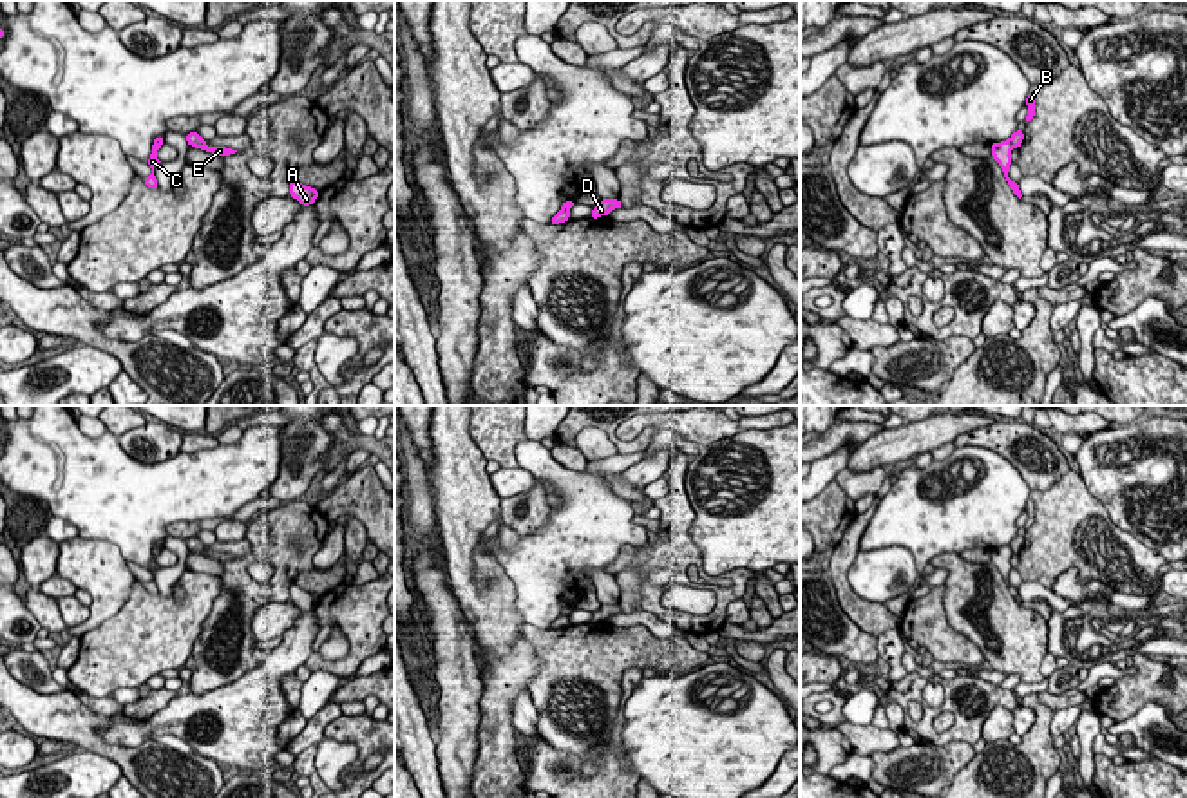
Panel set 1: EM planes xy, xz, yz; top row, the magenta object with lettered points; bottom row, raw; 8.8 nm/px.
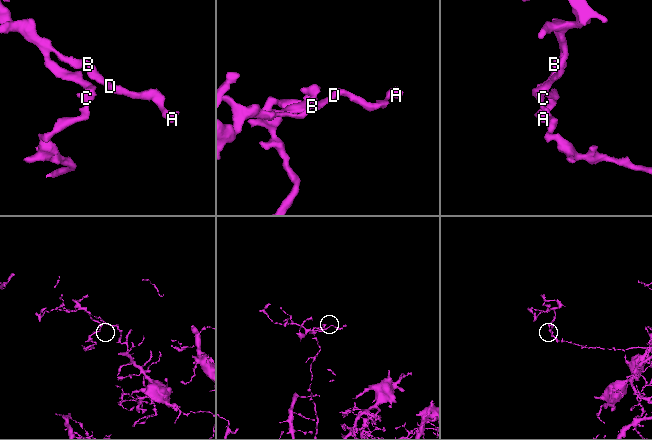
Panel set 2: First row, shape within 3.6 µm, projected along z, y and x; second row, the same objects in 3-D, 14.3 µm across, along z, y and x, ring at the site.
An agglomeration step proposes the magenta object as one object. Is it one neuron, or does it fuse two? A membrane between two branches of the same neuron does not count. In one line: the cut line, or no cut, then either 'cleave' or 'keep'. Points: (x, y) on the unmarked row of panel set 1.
cut xy (154, 545), (161, 547); cleave

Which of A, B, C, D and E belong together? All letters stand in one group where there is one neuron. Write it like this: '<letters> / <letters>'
A B D E / C

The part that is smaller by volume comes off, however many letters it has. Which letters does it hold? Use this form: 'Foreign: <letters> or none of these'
Foreign: A, B, D, E

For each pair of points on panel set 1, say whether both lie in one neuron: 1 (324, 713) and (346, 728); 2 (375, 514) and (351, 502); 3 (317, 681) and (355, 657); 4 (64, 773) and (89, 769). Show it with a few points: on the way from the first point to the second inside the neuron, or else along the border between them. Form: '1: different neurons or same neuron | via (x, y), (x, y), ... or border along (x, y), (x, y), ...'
1: different neurons | border along (328, 721), (324, 733), (351, 742), (359, 753)
2: same neuron | via (370, 509), (357, 502)
3: different neurons | border along (368, 657), (346, 677), (313, 672)
4: same neuron | via (69, 773), (84, 773)

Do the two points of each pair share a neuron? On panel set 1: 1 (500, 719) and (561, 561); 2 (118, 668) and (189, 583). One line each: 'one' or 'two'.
1: two
2: one

